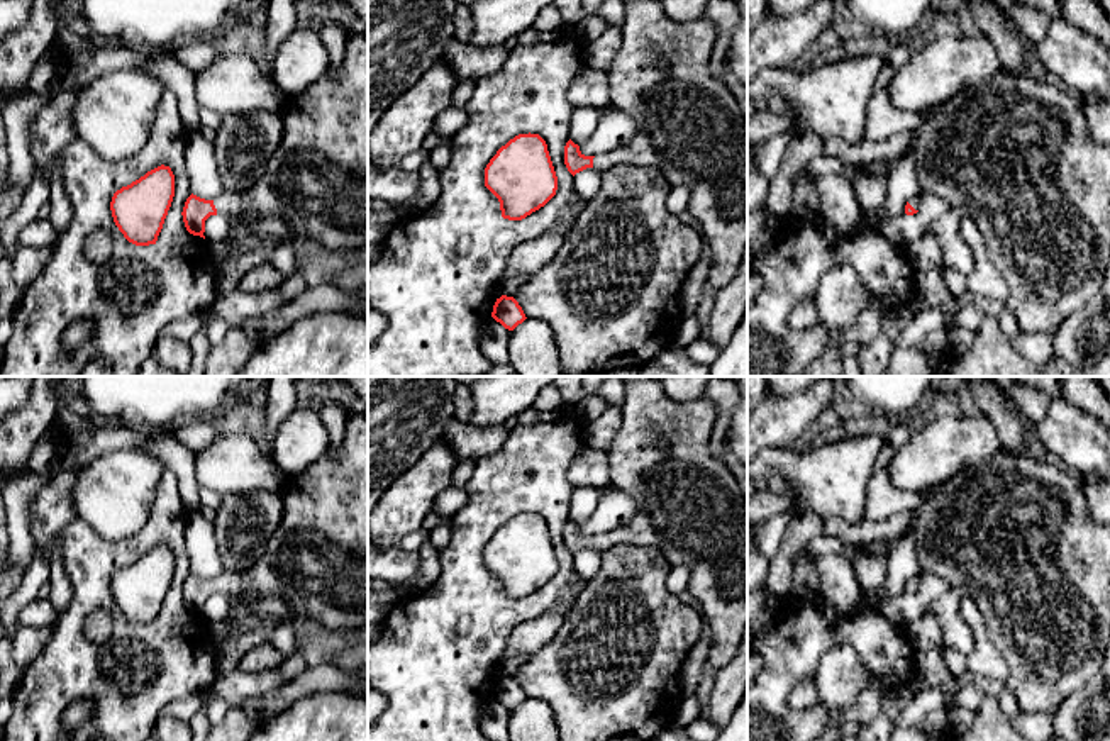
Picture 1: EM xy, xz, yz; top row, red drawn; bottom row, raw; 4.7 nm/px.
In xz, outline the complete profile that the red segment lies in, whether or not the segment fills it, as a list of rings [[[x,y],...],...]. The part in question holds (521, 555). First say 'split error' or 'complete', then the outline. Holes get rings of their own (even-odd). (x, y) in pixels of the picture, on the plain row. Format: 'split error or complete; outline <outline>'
complete; outline [[[519,514],[485,548],[485,566],[498,578],[502,597],[522,600],[544,587],[558,570],[558,556],[539,514]]]

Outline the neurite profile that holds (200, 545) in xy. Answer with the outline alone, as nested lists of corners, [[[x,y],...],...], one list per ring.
[[[198,510],[188,515],[185,526],[185,548],[193,575],[214,580],[225,573],[217,549],[214,526],[203,519]]]

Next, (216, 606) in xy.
[[[210,595],[205,600],[205,619],[208,622],[215,622],[224,619],[229,614],[229,597],[224,595]]]

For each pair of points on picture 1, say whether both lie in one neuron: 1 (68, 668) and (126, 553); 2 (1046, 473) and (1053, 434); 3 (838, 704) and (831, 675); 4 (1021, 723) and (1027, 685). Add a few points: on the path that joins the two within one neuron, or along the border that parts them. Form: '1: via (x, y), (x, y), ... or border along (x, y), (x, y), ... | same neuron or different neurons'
1: via (68, 638), (95, 575) | same neuron
2: border along (1060, 465), (1080, 477) | different neurons
3: via (838, 697), (838, 682) | same neuron
4: border along (1022, 711), (1046, 713), (1049, 716) | different neurons

